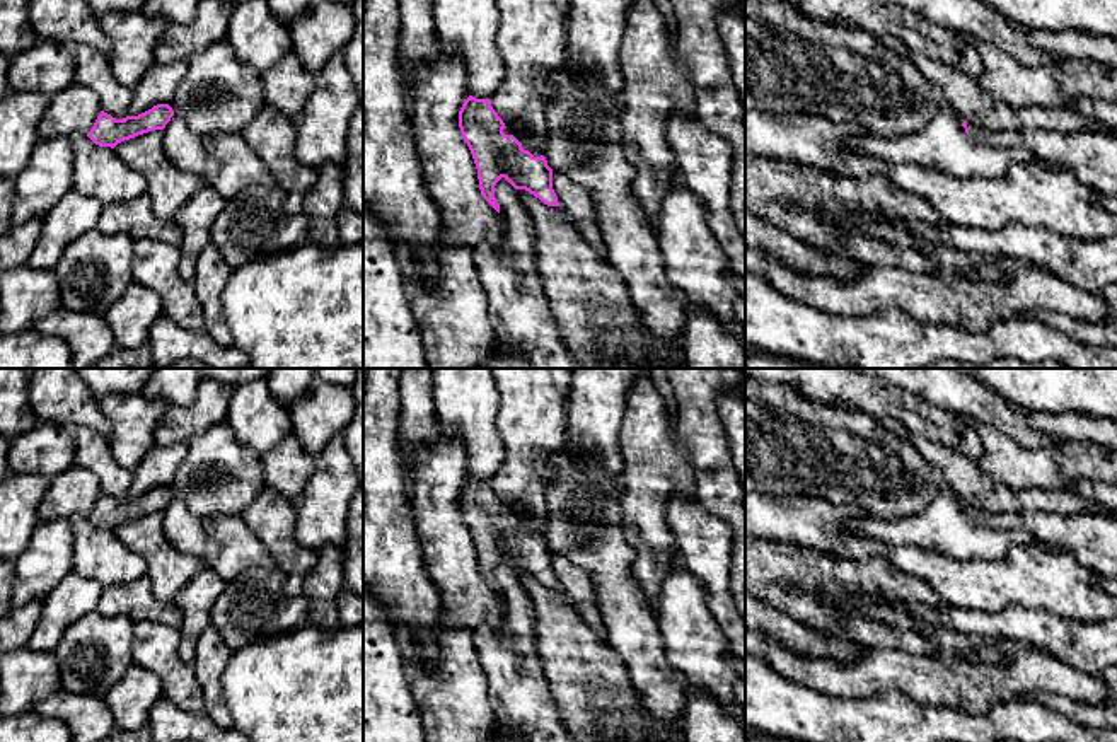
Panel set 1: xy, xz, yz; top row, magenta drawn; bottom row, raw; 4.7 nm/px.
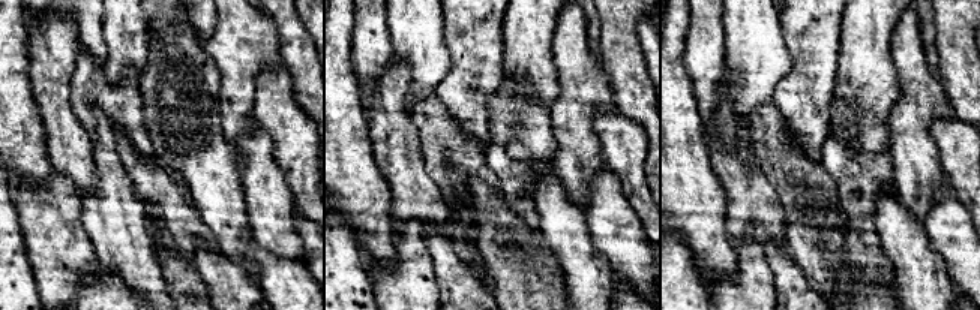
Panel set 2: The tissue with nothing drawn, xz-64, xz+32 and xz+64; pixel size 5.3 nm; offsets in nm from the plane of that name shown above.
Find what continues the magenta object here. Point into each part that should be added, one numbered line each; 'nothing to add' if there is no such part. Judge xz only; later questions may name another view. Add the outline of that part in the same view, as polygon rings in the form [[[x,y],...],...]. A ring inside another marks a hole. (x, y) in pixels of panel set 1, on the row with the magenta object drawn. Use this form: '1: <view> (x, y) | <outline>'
1: xz (527, 142) | [[[505,123],[503,133],[505,135],[513,135],[522,143],[522,148],[529,150],[534,157],[541,157],[542,155],[539,147],[535,145],[534,136],[518,131],[517,128],[513,128],[508,123]]]

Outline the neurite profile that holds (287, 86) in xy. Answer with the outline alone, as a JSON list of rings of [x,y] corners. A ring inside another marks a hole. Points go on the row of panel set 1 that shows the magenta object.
[[[293,53],[261,72],[266,106],[298,119],[315,85],[315,73],[305,70]]]

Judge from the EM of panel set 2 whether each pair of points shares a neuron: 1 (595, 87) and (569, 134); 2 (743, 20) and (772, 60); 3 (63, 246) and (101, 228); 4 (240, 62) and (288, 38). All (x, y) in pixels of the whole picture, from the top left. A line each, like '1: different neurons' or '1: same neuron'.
1: same neuron
2: same neuron
3: different neurons
4: different neurons

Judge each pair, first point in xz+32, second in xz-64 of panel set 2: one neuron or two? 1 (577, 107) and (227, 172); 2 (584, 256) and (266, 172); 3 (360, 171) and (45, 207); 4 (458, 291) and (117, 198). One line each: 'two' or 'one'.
1: two
2: two
3: two
4: one

